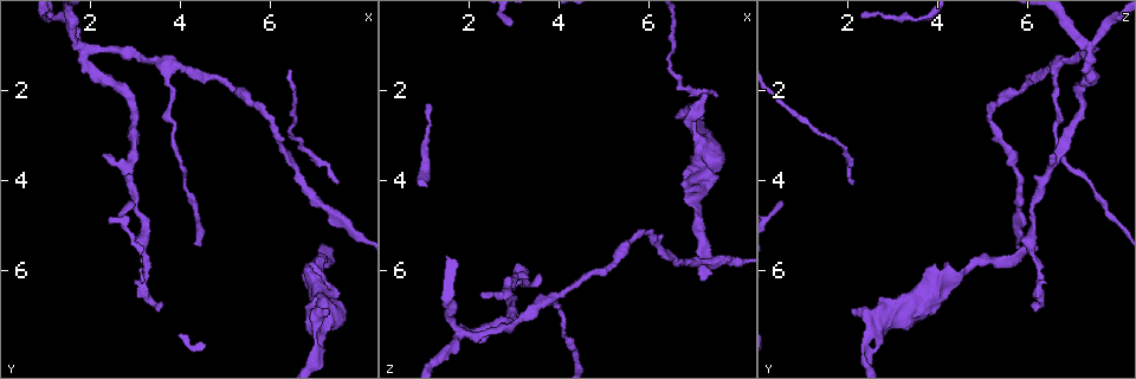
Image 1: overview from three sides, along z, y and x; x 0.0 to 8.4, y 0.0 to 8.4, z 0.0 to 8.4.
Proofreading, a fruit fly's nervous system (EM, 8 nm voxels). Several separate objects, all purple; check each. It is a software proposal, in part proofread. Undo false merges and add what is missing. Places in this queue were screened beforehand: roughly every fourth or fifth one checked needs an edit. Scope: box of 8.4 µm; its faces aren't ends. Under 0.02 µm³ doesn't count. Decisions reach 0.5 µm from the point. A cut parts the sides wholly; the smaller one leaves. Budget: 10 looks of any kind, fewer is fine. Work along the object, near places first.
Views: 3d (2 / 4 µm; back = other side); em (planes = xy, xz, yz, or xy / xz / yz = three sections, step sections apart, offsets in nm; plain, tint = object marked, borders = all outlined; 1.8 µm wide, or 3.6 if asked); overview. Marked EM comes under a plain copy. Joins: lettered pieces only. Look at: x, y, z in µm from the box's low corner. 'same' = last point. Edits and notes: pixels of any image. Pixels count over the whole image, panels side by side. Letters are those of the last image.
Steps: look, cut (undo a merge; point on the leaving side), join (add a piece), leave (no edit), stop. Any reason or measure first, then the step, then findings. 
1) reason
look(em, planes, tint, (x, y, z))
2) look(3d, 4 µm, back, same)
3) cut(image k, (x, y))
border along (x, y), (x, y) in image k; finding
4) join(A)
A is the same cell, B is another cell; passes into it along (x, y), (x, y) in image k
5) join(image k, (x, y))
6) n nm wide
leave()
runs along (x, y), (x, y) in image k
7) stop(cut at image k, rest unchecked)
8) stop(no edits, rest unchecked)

side arm on a straight run
look(3d, 4 µm, (3.65, 1.45, 6.60))

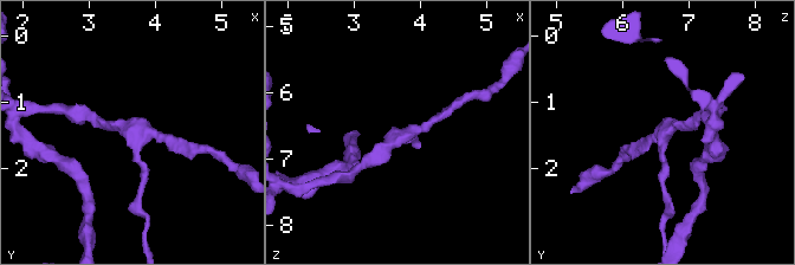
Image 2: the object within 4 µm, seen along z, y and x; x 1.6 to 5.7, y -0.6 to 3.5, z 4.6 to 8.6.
need the tissue
look(em, yz, step 4, borders, (3.65, 1.45, 6.65))

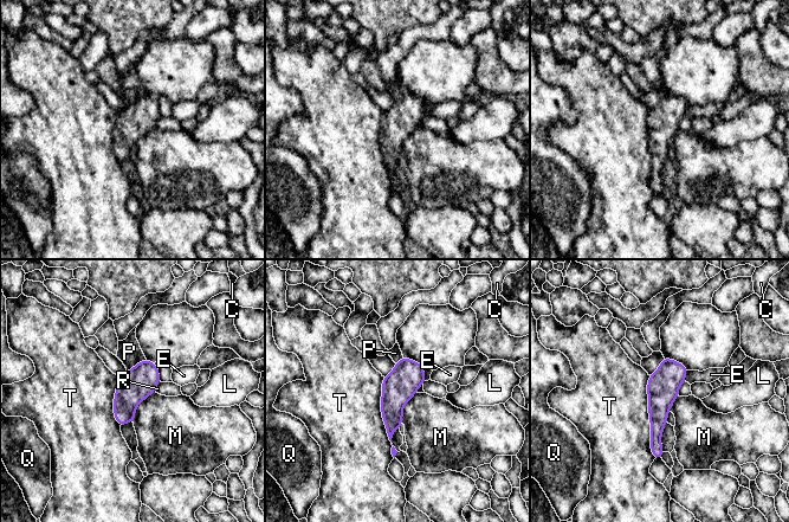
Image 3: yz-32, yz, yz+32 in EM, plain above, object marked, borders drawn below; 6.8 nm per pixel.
look(em, planes, borders, same)

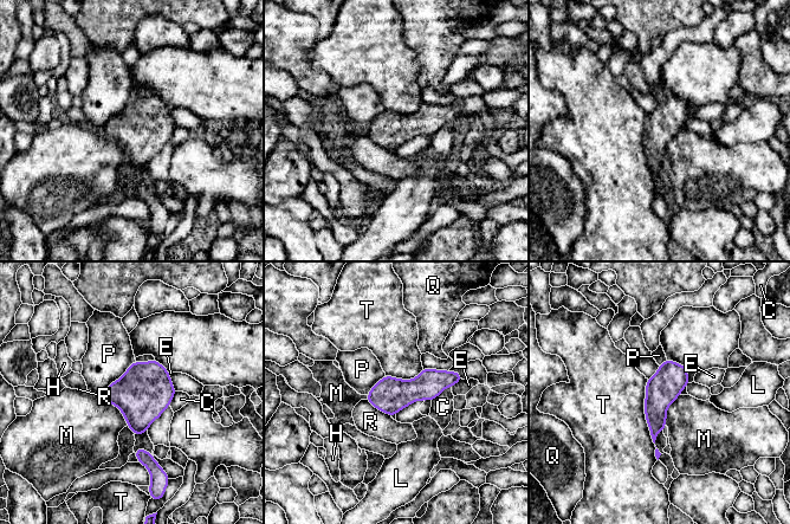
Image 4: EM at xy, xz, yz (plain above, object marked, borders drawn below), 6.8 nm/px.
leave()
C, E, H, L, M, P, Q, R and T are other cells; border along (101, 395), (120, 411), (127, 425) in image 4; one neuron here

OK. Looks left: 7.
an open end
look(em, planes, borders, (2.30, 3.45, 6.55))

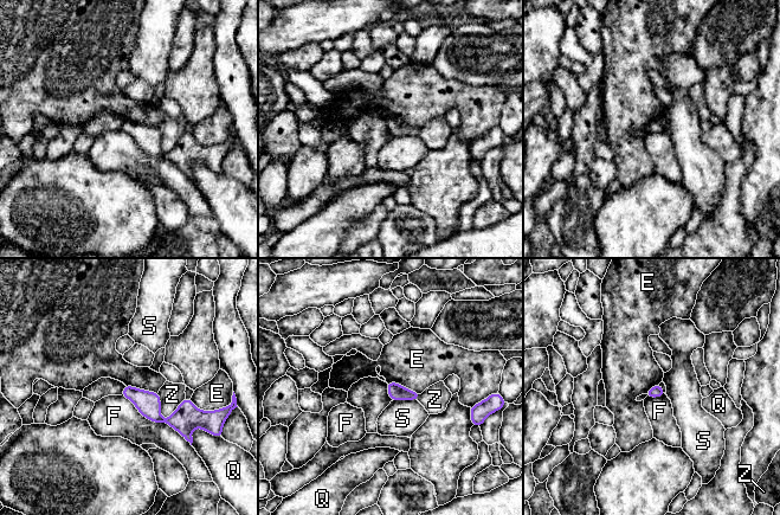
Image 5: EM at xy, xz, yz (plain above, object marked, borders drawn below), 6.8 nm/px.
leave()
E, F, Q, S and Z are other cells; runs along (124, 392), (159, 419), (192, 416) in image 5; none of them fits

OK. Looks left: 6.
narrows sharply
look(3d, 2 µm, back, (3.20, 5.75, 6.15))

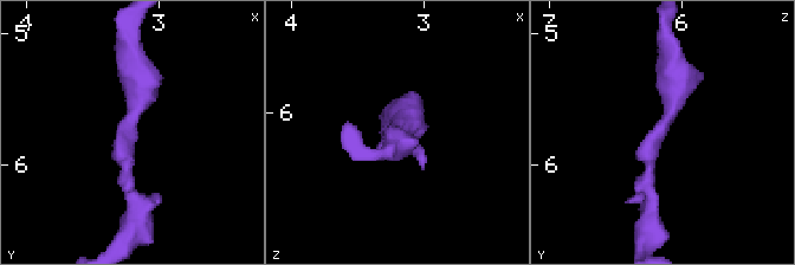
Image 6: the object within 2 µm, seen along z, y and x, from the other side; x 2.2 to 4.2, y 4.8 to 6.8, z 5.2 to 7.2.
shape alone is not enough
look(em, planes, tint, (3.22, 5.74, 6.18))

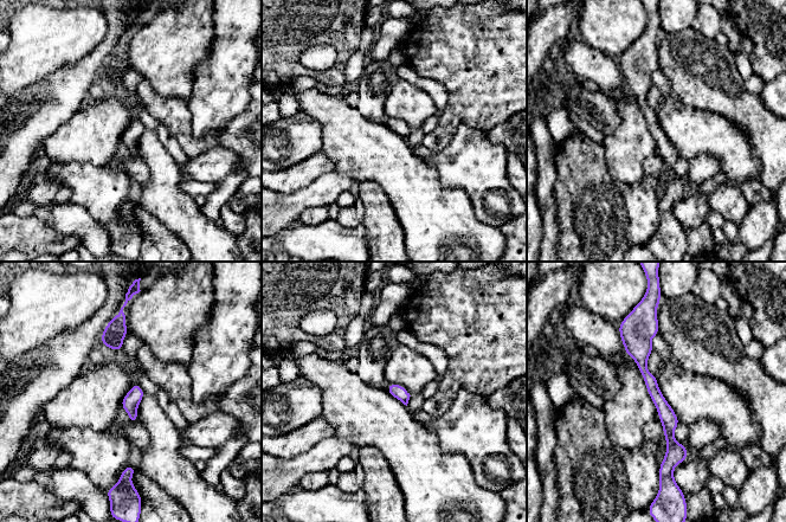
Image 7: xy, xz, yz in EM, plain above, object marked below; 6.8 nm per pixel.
look(em, planes, borders, same)

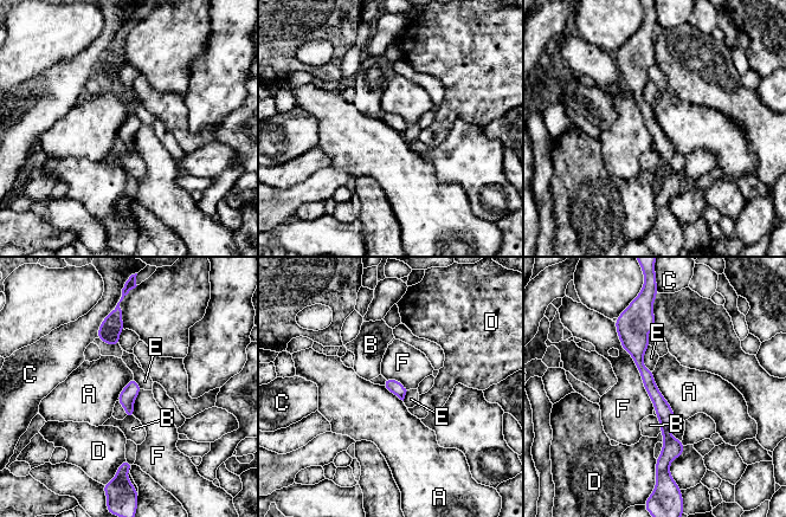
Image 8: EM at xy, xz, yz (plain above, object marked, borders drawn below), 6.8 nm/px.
F touches over 650 nm
leave()
A, B, C, D, E and F are other cells; runs along (650, 318), (638, 362), (665, 414), (662, 460) in image 8; one neuron here

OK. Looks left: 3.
free end
look(3d, 2 µm, (6.80, 5.90, 4.00))

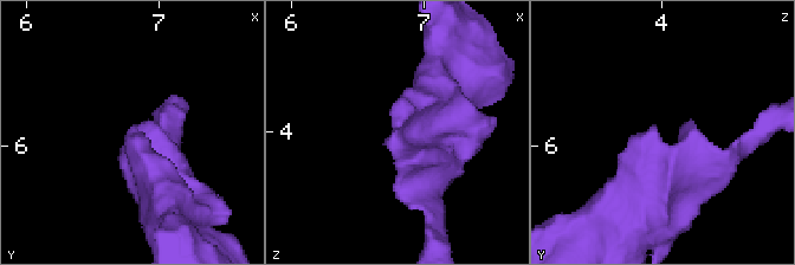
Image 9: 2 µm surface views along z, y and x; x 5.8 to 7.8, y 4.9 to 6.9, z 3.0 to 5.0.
shape alone is not enough
look(em, xz, step 16, borders, (6.80, 5.88, 3.96))

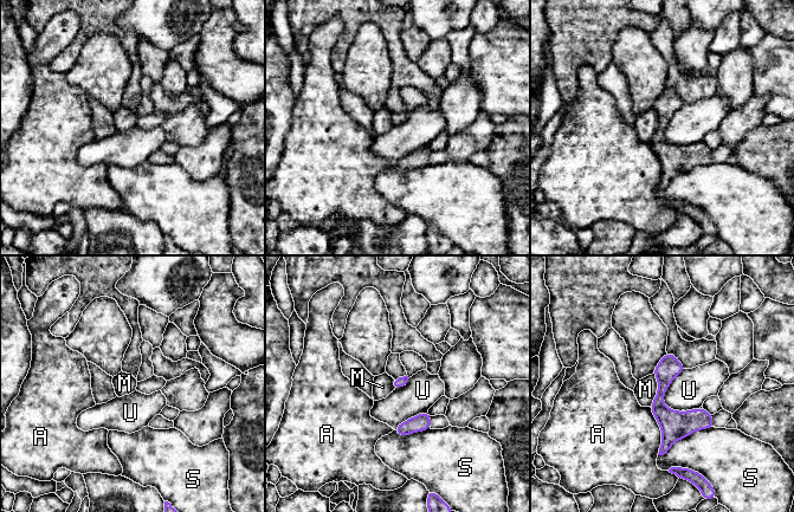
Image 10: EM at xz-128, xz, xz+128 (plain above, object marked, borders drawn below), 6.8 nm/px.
look(em, planes, borders, same)

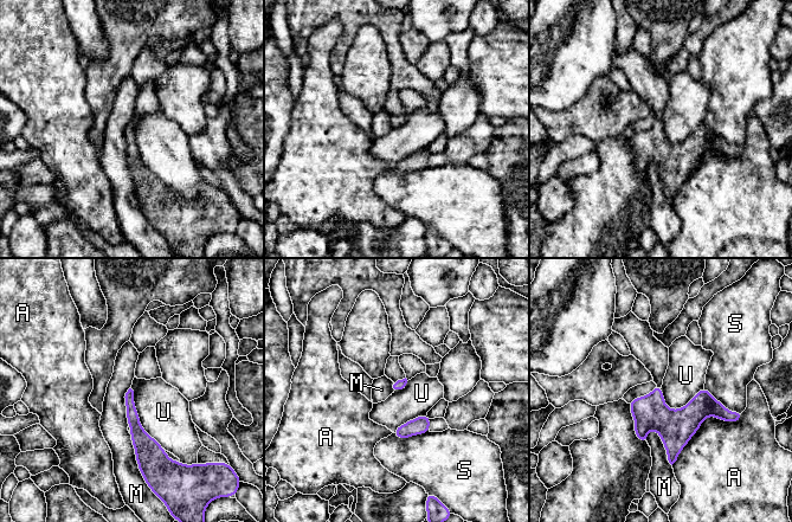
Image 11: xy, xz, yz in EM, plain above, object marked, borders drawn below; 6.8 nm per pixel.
leave()
A, M, S and U are other cells; border along (130, 388), (140, 425), (163, 448) in image 11; no lettered piece goes on from it

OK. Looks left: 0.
stop(no edits, rest unchecked)

